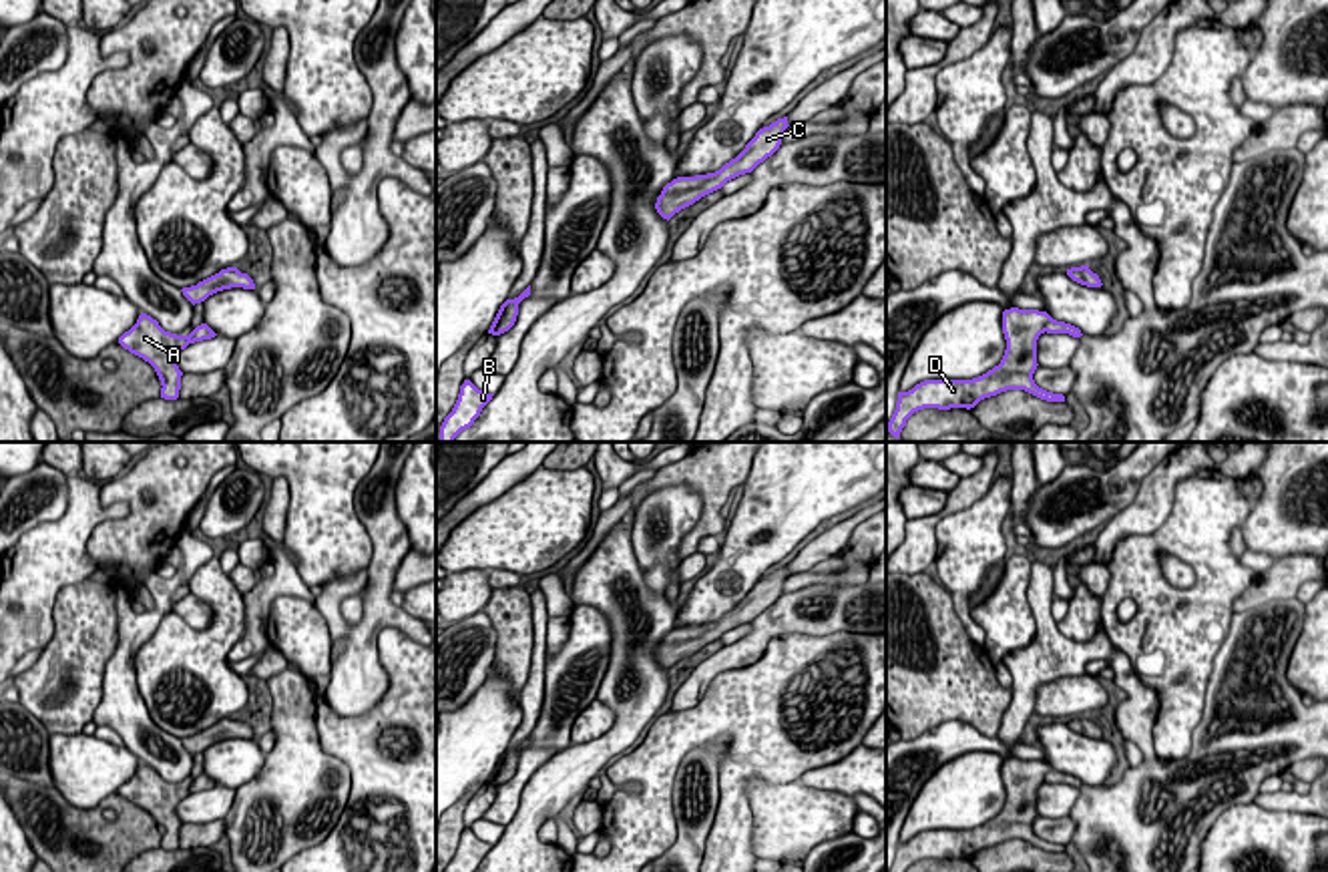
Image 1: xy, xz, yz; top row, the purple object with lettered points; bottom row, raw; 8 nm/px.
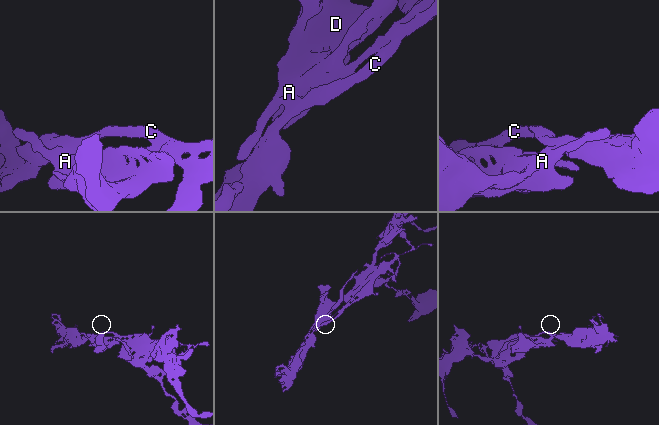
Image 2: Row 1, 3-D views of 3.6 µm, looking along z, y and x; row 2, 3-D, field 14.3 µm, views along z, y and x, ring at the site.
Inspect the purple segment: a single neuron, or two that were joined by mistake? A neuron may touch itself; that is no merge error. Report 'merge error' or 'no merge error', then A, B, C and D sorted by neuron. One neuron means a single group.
no merge error | A B C D

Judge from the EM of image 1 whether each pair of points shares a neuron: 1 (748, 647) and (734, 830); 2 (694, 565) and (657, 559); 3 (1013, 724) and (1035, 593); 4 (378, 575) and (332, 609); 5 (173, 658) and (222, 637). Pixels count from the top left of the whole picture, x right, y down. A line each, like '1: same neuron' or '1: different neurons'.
1: different neurons
2: different neurons
3: same neuron
4: same neuron
5: same neuron

